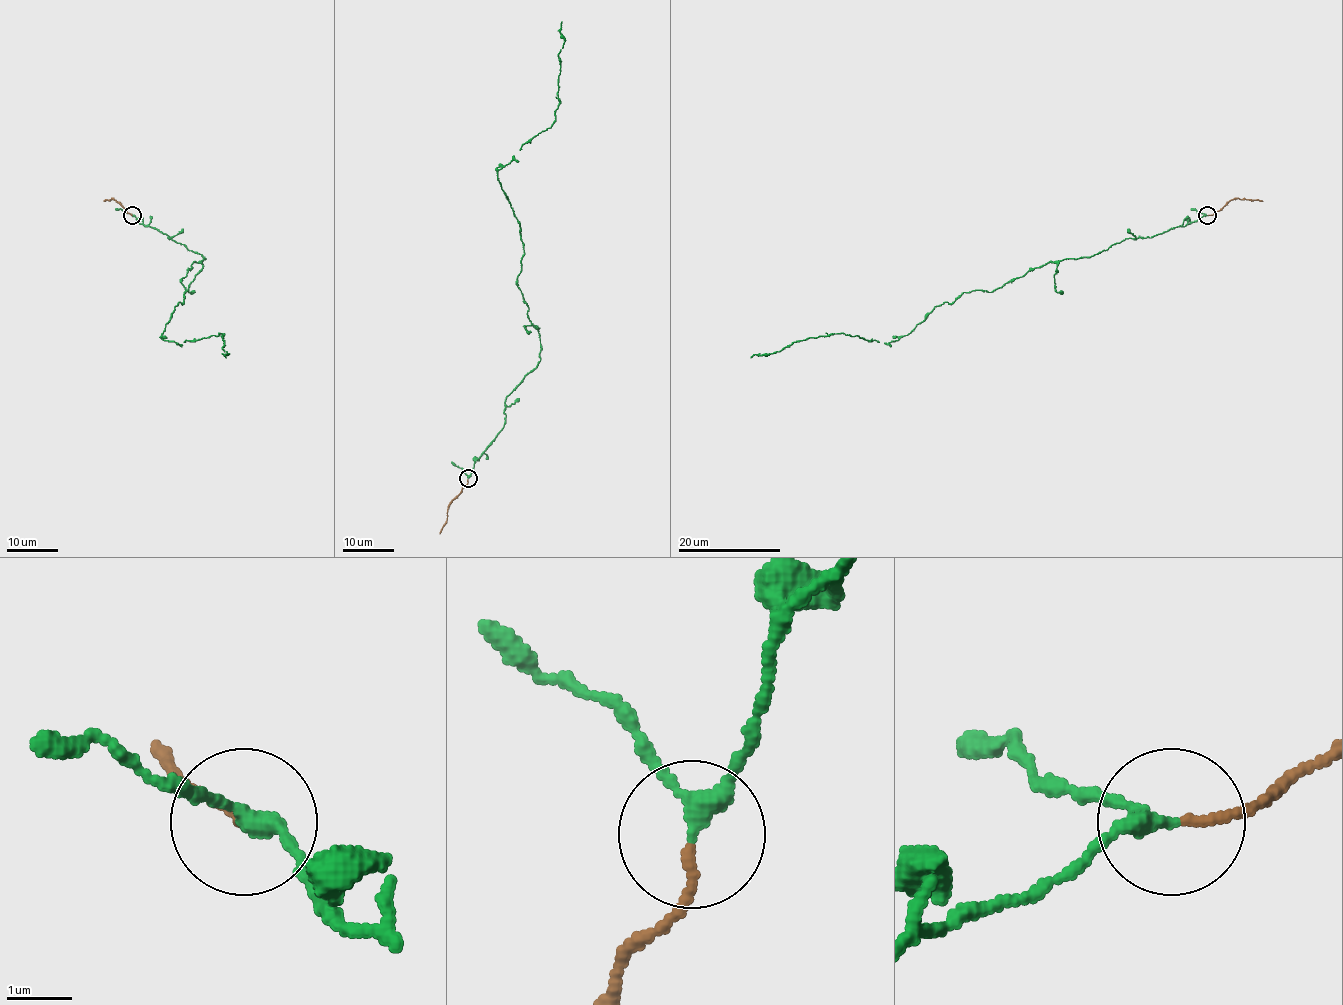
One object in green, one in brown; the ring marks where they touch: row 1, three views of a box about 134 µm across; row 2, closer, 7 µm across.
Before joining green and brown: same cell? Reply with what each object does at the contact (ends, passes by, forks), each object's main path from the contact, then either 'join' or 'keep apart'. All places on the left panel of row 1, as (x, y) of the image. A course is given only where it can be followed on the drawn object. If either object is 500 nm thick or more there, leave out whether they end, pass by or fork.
green passes by; brown ends; course green (131, 215), (204, 256), (181, 279), (188, 290), (162, 337), (176, 344), (222, 333), (226, 358); course brown (131, 215), (115, 199), (103, 201); join

